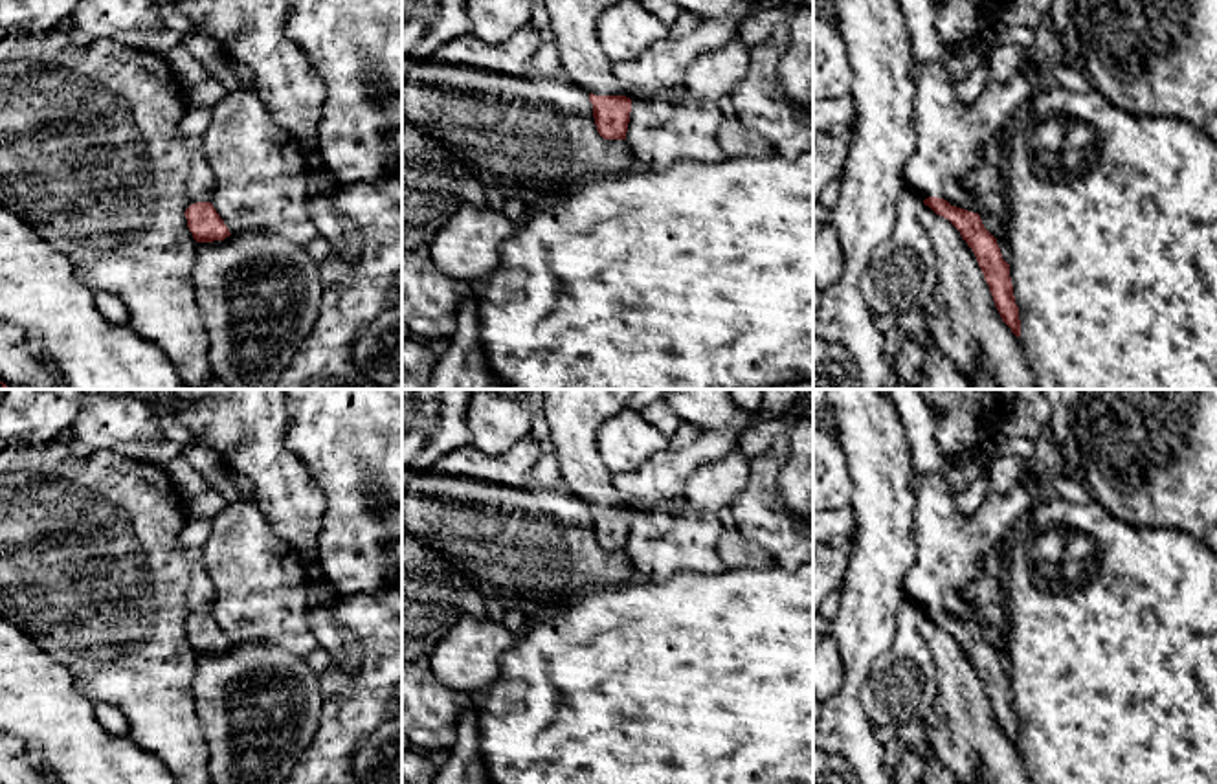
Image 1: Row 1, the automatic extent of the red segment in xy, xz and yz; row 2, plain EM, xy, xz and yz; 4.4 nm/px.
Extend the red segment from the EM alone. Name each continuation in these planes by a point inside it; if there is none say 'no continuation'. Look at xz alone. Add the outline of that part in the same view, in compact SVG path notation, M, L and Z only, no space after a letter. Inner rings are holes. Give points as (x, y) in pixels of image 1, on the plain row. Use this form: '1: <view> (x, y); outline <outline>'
no continuation

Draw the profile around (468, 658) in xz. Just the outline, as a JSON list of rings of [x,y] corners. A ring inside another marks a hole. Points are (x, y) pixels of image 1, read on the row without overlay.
[[[461,615],[430,654],[431,674],[448,689],[479,696],[501,674],[501,657],[518,643],[503,622]]]

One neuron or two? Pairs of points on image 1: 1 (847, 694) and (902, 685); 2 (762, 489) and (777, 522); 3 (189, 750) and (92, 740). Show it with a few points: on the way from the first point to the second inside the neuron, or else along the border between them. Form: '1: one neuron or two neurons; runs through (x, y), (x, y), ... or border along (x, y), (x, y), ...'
1: two neurons; border along (880, 654), (859, 691), (859, 704), (874, 726)
2: one neuron; runs through (762, 496), (762, 507), (770, 515)
3: two neurons; border along (127, 737), (162, 764)

